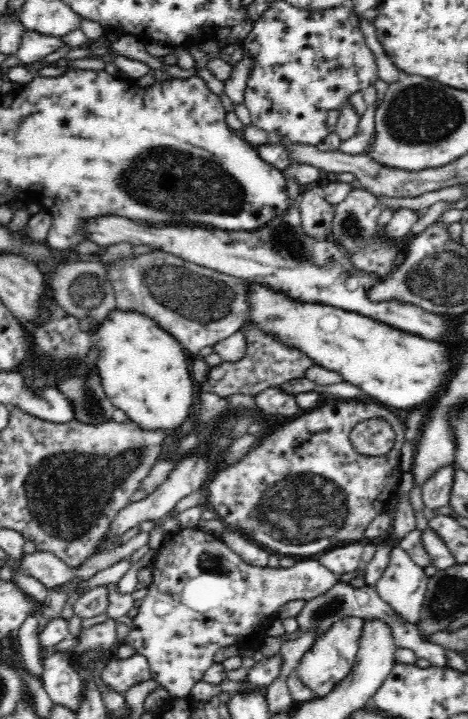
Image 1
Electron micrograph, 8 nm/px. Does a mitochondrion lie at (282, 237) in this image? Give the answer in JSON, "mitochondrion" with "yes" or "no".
{"mitochondrion":"yes"}

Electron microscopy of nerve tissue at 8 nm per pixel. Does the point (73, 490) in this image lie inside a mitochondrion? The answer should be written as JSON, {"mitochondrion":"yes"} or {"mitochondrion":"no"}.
{"mitochondrion":"yes"}

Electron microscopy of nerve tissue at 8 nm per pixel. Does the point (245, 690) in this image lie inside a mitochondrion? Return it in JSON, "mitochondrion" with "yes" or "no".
{"mitochondrion":"no"}

